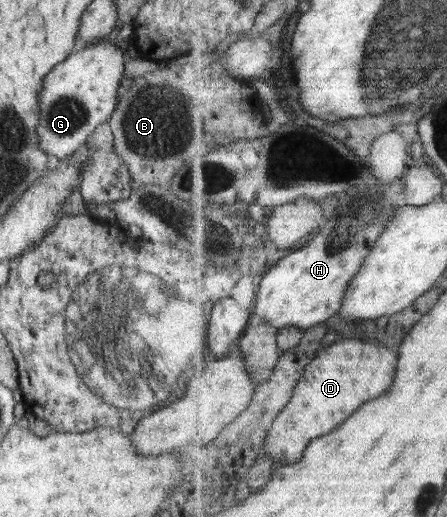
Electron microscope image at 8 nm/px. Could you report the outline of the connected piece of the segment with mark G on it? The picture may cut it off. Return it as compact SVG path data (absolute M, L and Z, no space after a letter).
M112 35L101 39L86 47L76 48L69 54L65 61L58 63L53 70L45 76L42 93L39 93L39 121L36 125L37 136L39 136L39 148L47 155L55 155L59 159L67 155L73 155L85 146L87 139L102 124L107 122L115 107L117 106L116 95L121 86L125 73L123 50L113 44Z

